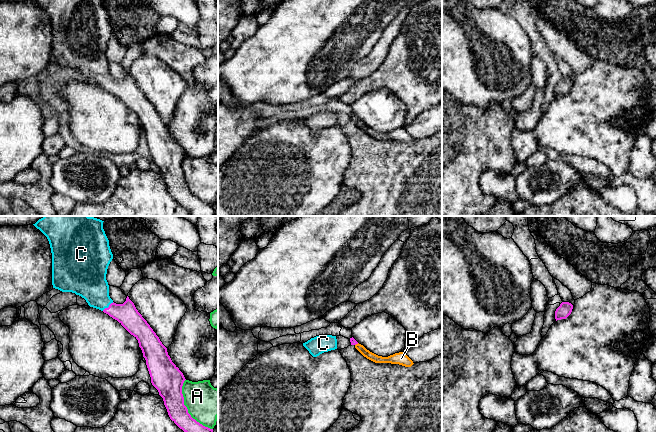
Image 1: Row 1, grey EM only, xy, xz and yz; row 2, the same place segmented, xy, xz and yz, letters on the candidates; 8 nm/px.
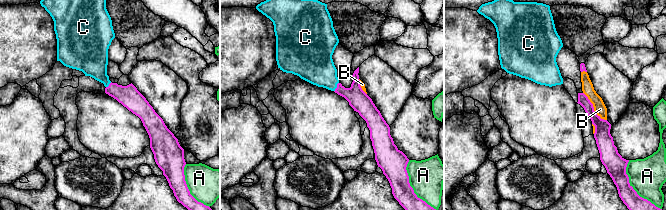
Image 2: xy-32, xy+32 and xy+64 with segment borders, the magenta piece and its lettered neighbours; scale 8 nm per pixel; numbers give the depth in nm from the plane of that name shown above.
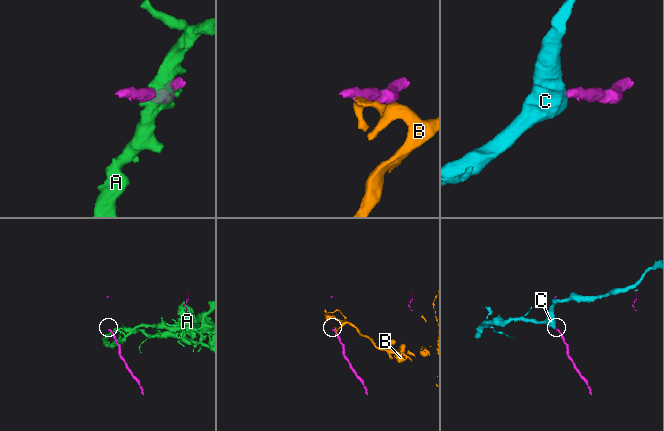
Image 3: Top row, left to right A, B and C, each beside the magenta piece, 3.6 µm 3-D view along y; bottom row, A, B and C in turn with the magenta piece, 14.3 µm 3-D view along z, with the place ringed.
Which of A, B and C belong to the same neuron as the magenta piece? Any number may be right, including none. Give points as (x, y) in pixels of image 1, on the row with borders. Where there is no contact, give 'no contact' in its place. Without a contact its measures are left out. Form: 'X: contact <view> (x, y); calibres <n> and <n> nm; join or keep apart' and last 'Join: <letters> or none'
A: contact xy (186, 408); calibres 220 and 280 nm; keep apart
B: contact xz (356, 343); calibres 50 and 70 nm; keep apart
C: contact xy (108, 307); calibres 170 and 260 nm; join
Join: C

